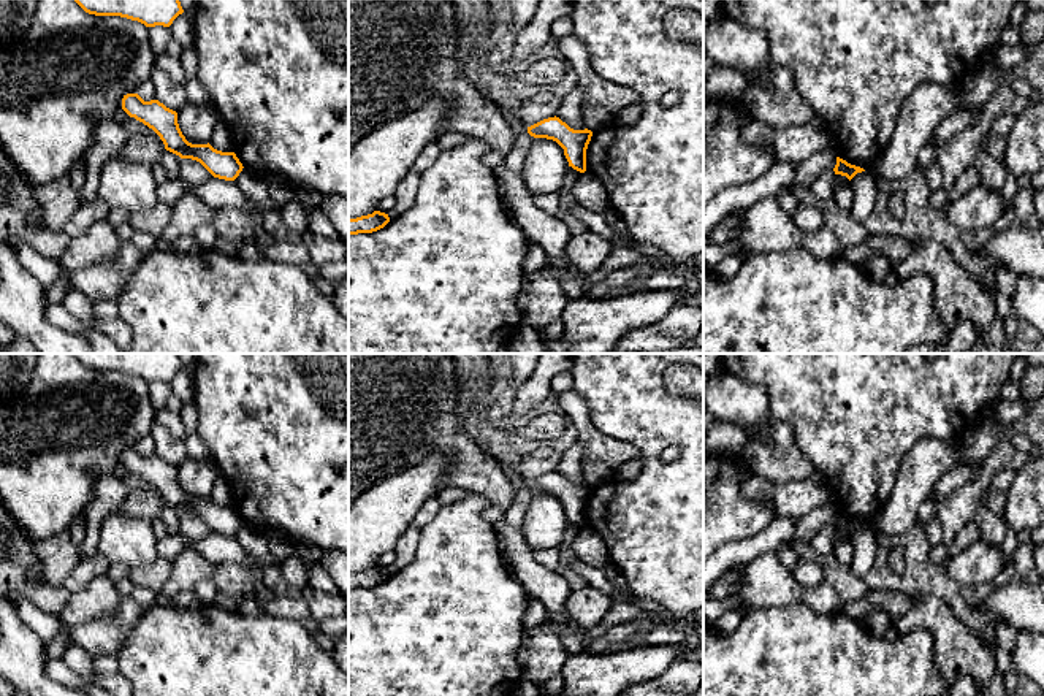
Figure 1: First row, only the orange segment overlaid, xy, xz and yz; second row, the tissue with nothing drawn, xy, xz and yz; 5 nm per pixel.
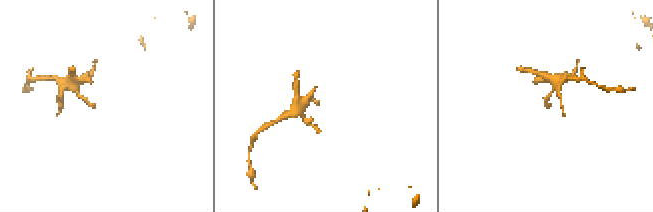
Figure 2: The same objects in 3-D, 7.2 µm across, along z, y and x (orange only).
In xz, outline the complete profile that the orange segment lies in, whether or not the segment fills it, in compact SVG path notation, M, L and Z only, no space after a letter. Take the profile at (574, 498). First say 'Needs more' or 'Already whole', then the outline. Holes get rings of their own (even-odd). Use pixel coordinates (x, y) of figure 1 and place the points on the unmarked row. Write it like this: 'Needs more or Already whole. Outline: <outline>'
Already whole. Outline: M554 471L528 482L528 488L534 493L556 496L564 504L569 522L580 528L586 526L586 504L592 491L591 485L573 485Z

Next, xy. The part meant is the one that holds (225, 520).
Already whole. Outline: M127 449L122 453L122 465L152 484L166 506L200 517L214 533L234 536L244 523L234 507L217 506L209 498L189 498L179 484L177 468L158 455L144 457L138 449Z

